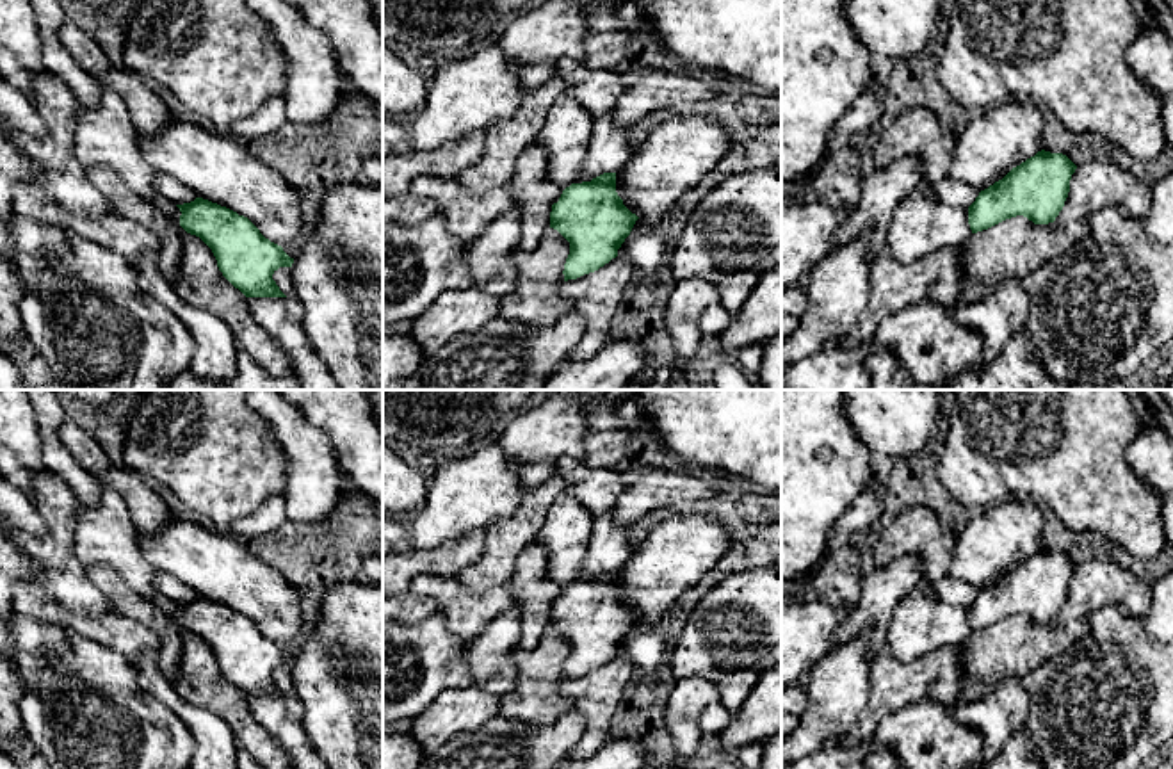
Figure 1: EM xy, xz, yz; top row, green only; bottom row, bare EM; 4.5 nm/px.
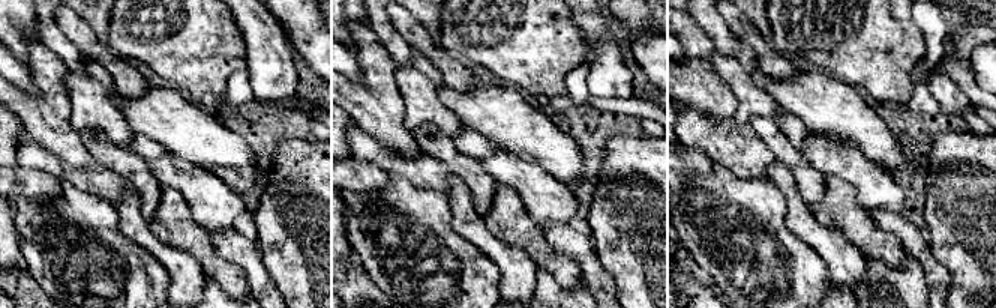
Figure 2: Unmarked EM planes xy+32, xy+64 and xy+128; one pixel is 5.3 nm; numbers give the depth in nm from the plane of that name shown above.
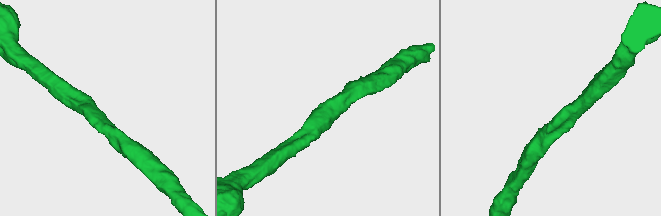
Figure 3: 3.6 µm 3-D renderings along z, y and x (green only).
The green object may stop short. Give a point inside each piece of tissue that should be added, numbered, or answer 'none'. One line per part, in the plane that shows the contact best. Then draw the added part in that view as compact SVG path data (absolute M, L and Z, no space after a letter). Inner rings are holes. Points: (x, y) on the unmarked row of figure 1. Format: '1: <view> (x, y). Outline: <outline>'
none

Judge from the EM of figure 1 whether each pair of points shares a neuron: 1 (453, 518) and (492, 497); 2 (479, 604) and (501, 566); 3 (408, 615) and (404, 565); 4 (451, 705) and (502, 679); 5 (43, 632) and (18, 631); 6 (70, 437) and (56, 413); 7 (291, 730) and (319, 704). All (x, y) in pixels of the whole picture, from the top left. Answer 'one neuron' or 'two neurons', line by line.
1: one neuron
2: two neurons
3: two neurons
4: two neurons
5: one neuron
6: two neurons
7: two neurons

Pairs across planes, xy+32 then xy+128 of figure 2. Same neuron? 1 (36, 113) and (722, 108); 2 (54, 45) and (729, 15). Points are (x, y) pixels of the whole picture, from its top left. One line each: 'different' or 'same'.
1: same
2: different

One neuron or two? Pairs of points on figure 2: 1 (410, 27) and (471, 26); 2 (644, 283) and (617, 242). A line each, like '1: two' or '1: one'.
1: two
2: one

